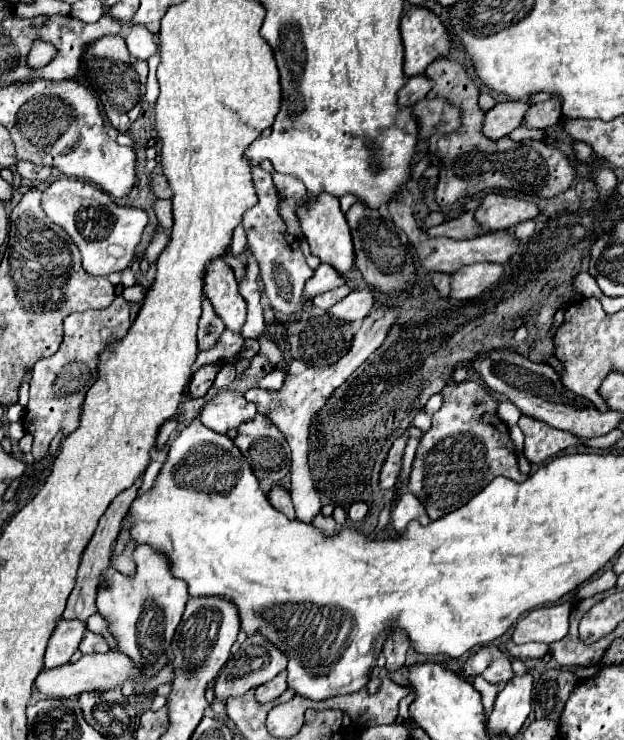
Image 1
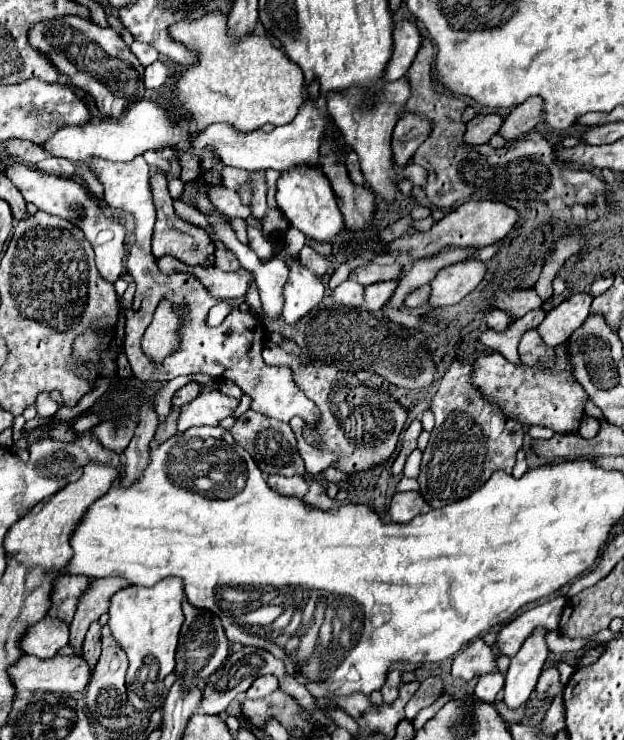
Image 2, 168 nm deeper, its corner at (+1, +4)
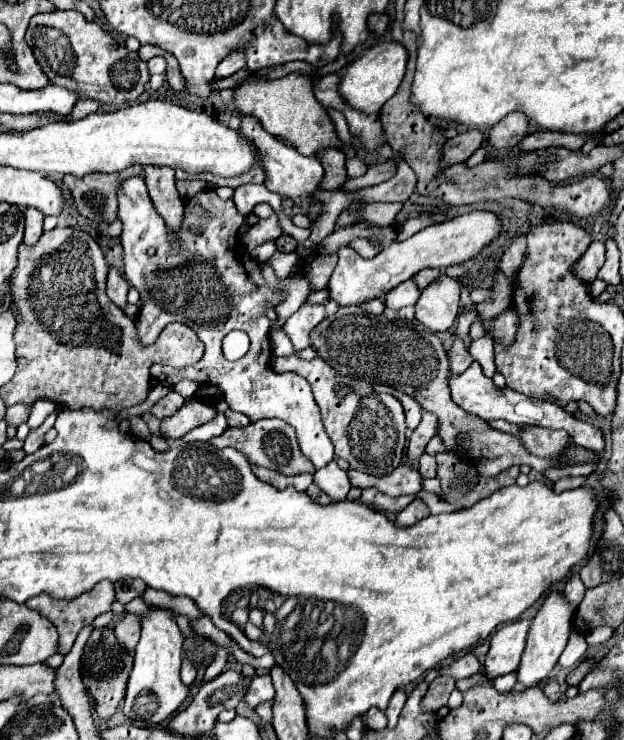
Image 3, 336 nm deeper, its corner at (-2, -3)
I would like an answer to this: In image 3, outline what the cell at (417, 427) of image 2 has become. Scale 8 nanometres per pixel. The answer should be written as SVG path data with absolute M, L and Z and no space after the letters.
M423 412L423 420L421 424L413 430L411 438L409 438L409 446L407 446L407 458L409 464L417 464L419 456L425 452L427 442L437 434L437 418L431 412Z

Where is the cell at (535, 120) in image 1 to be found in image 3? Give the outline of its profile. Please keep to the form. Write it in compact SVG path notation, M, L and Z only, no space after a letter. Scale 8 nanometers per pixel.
M511 112L499 124L495 124L489 132L489 142L497 148L517 146L529 130L529 120L523 112Z

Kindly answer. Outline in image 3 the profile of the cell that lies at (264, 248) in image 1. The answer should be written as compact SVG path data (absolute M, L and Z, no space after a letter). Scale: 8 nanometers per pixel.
M303 304L285 322L285 332L293 342L295 350L309 346L309 332L325 318L325 308L321 304Z

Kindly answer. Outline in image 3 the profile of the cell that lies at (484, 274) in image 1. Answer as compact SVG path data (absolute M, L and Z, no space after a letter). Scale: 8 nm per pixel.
M447 274L437 276L429 288L425 288L415 306L415 318L433 332L451 328L459 312L461 280Z

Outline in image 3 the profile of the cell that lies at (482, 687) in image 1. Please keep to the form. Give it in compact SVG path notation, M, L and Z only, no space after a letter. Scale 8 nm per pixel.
M515 672L513 674L505 674L505 676L499 676L493 680L493 688L495 690L513 690L517 678L515 678Z

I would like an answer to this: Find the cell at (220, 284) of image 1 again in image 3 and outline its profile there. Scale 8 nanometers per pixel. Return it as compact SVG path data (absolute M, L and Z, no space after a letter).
M157 166L145 168L145 182L147 182L149 196L155 210L165 220L173 242L177 242L177 234L179 234L183 214L185 214L185 202L181 200L175 188L175 170L157 168Z

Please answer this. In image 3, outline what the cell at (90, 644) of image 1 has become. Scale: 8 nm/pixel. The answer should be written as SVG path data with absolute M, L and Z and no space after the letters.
M111 626L93 630L93 634L85 646L83 658L81 658L81 676L83 676L83 682L85 682L89 696L95 702L95 710L103 722L115 714L121 698L125 696L125 684L127 684L131 666L133 666L133 654L119 648L119 644L115 642L115 634L113 634Z

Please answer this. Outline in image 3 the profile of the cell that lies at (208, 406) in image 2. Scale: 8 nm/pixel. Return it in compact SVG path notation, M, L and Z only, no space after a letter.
M195 400L195 402L187 402L175 416L165 418L161 428L169 438L177 440L177 438L183 438L187 432L191 432L193 428L211 422L215 416L217 416L217 410L213 404Z

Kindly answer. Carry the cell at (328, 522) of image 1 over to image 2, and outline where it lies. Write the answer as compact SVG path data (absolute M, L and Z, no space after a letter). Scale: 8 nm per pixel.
M316 481L310 483L310 489L308 489L308 493L304 495L304 501L306 501L310 507L324 509L324 511L328 511L330 507L334 507L334 499L330 499L330 497L326 495L324 487L322 487L320 483L316 483Z

